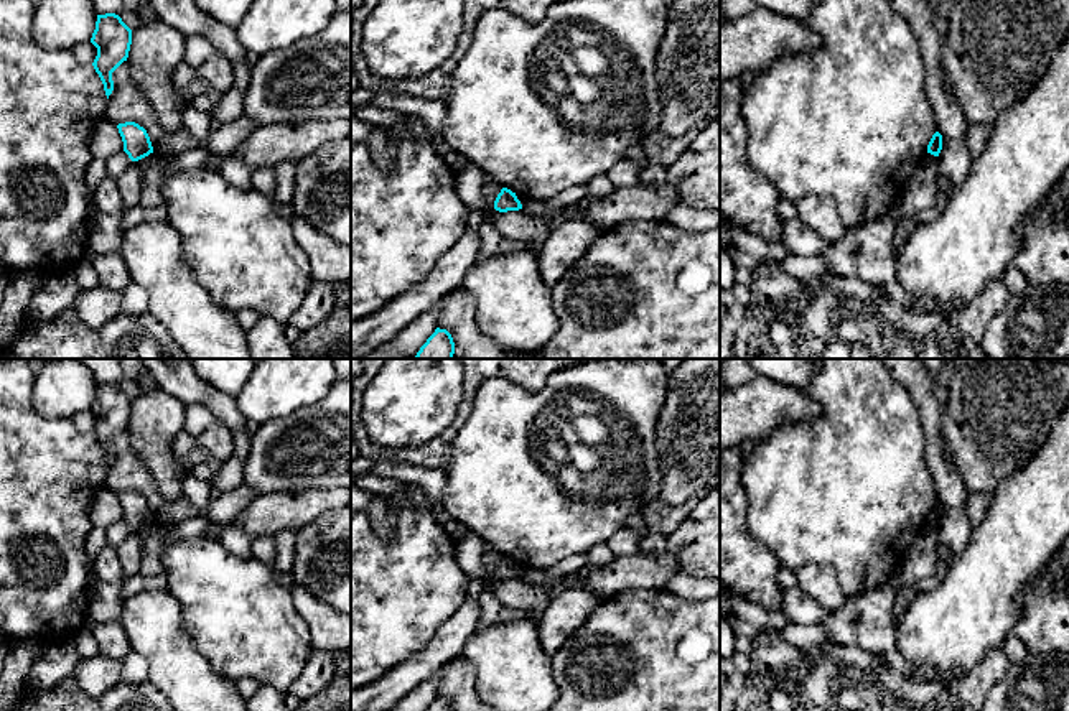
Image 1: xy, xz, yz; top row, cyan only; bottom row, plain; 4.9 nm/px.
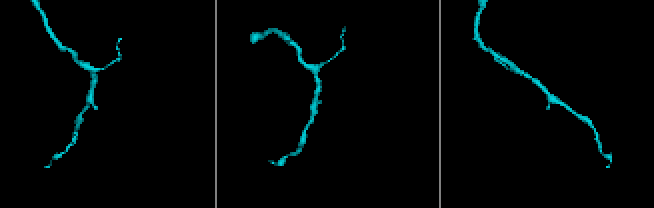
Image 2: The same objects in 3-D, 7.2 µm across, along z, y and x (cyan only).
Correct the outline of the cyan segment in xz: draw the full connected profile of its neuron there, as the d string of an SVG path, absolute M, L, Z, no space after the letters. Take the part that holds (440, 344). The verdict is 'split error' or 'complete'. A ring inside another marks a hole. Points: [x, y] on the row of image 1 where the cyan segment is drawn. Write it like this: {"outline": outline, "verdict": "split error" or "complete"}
{"outline": "M436 328L420 347L415 359L453 359L455 342L446 329Z", "verdict": "complete"}

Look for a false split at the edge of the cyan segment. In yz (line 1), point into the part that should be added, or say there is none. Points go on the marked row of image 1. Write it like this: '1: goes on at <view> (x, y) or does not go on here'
1: does not go on here

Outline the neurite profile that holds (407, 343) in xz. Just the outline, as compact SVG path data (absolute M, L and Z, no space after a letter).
M445 296L405 326L394 339L376 347L362 359L415 357L427 339L435 332Z

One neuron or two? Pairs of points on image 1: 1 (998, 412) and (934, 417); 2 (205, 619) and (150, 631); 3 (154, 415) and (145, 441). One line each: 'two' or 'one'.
1: two
2: two
3: one

